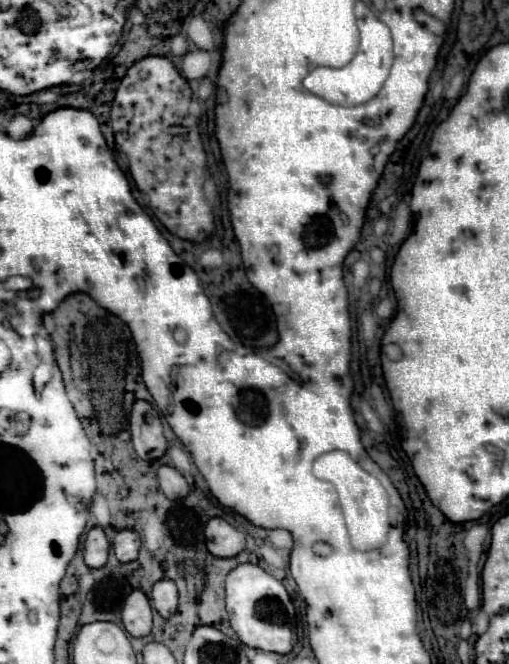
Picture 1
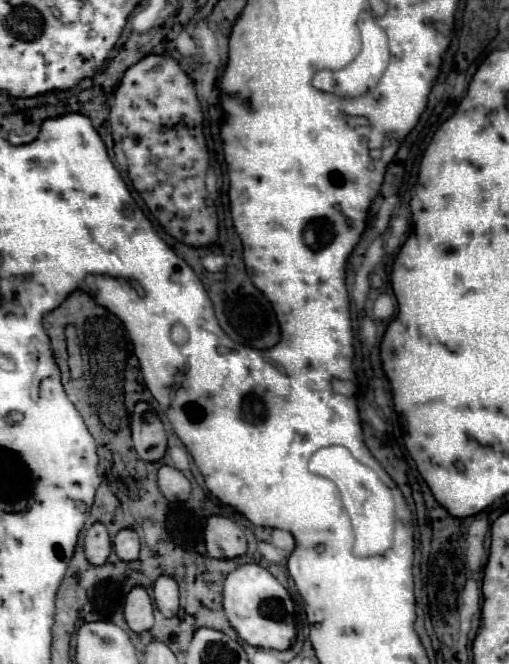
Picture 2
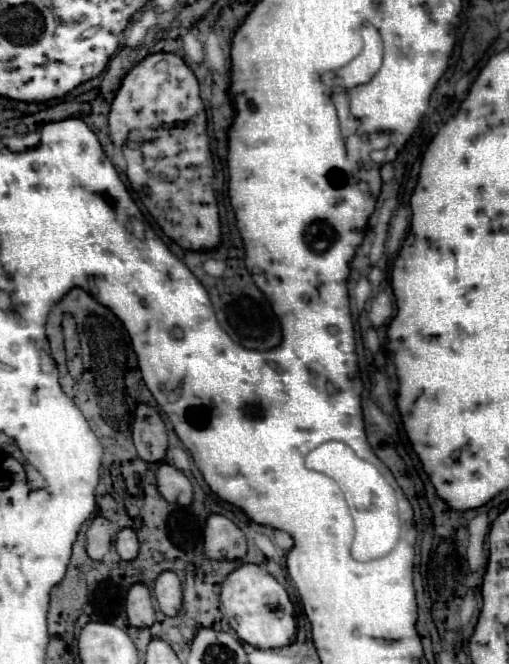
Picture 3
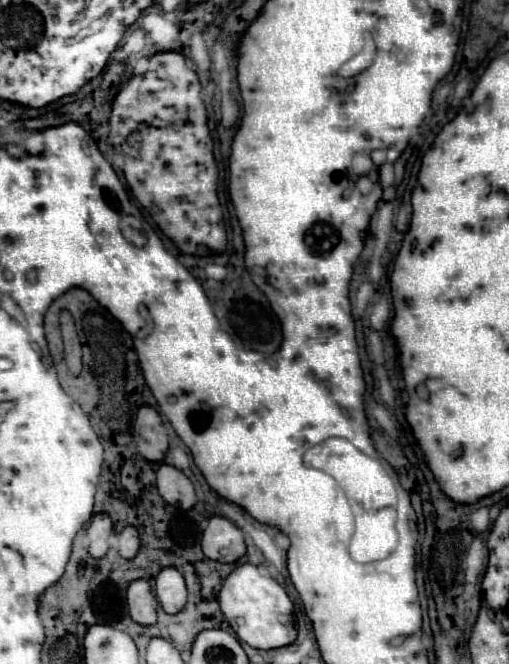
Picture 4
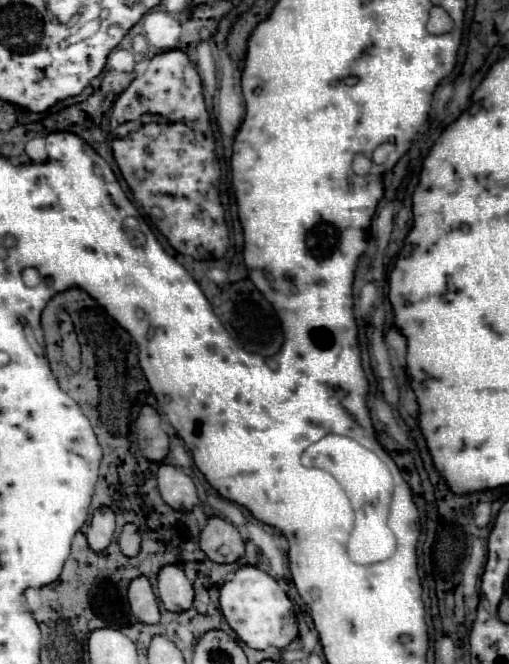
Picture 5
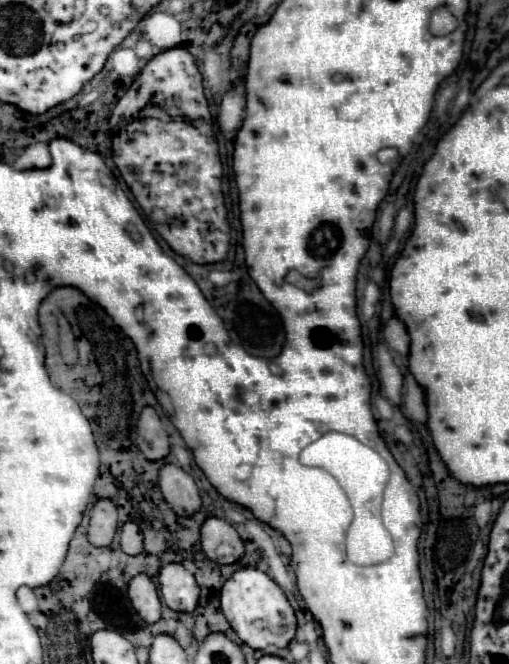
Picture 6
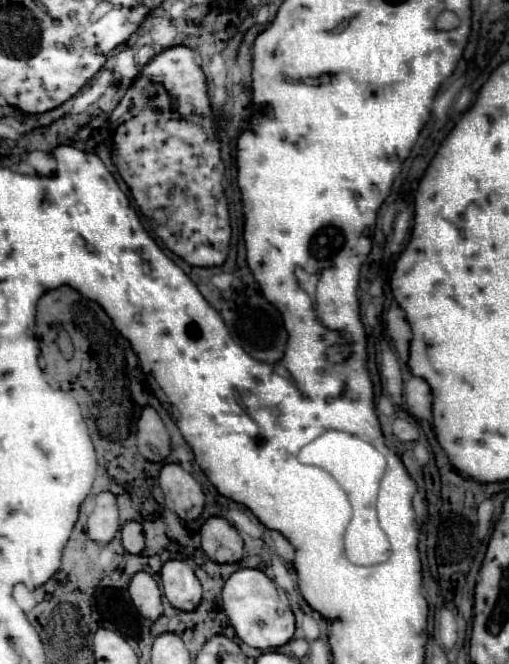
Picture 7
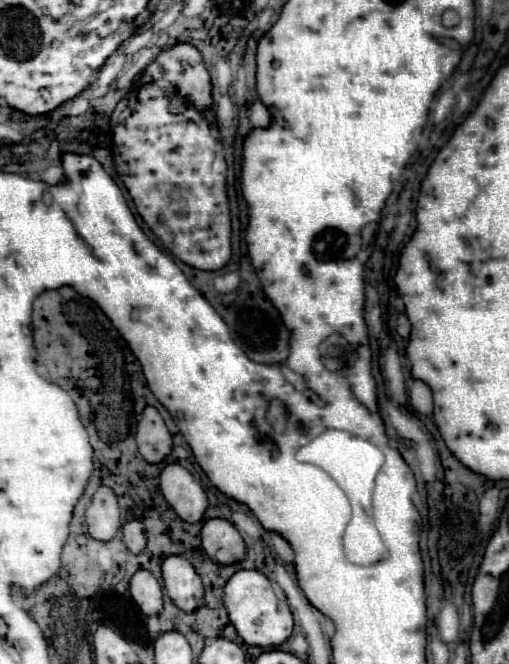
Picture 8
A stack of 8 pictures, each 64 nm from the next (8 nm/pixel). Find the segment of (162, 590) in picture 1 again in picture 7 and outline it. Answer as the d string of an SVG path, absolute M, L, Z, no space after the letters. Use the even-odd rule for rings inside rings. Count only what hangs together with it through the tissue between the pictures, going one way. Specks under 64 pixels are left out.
M168 560L160 572L164 594L178 610L194 610L202 600L202 586L192 568L182 560Z

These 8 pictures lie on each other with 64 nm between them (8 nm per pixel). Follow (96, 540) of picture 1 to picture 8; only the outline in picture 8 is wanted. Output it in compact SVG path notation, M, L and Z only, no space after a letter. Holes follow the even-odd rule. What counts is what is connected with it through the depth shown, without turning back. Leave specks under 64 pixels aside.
M100 486L92 496L92 502L86 510L88 532L96 540L112 540L118 532L120 524L120 508L118 498L108 486Z

